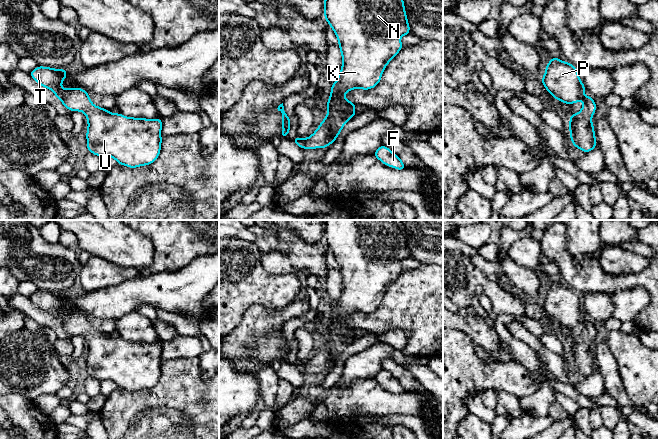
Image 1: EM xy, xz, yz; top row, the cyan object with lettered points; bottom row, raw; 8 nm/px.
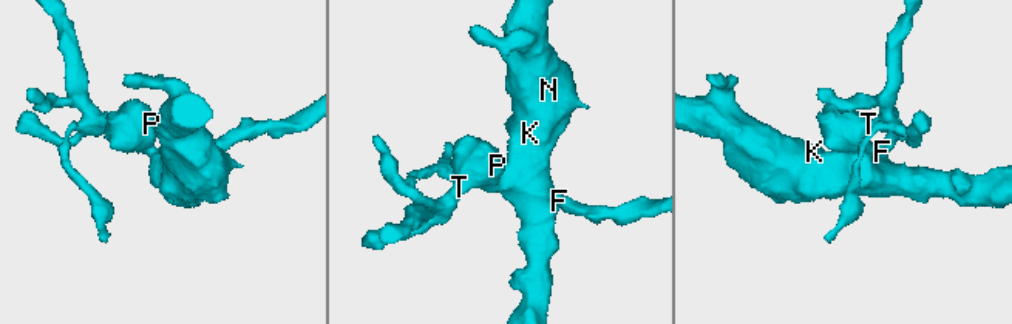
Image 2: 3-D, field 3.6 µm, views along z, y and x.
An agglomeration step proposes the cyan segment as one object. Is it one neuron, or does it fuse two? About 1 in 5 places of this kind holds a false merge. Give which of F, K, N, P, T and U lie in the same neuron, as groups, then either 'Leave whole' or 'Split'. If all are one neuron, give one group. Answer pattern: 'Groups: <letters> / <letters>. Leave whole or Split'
Groups: F K N P T U. Leave whole

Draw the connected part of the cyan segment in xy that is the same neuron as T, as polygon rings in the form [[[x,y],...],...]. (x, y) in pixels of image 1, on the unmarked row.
[[[38,290],[33,293],[30,300],[41,310],[52,314],[55,320],[61,324],[64,331],[70,335],[82,335],[88,344],[88,353],[86,357],[87,373],[92,378],[99,380],[110,380],[118,388],[136,392],[155,386],[161,375],[161,352],[162,343],[144,343],[125,341],[119,336],[112,338],[110,334],[94,330],[89,318],[82,312],[62,313],[61,307],[65,304],[68,296],[65,293],[53,293],[50,291]]]

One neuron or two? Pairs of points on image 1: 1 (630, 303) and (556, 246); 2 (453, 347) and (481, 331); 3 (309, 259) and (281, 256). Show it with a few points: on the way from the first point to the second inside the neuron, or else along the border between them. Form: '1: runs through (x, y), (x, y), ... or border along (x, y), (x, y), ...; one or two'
1: border along (639, 286), (619, 289), (612, 294); two
2: border along (453, 328), (463, 331), (474, 343); two
3: runs through (302, 257), (288, 256); one

